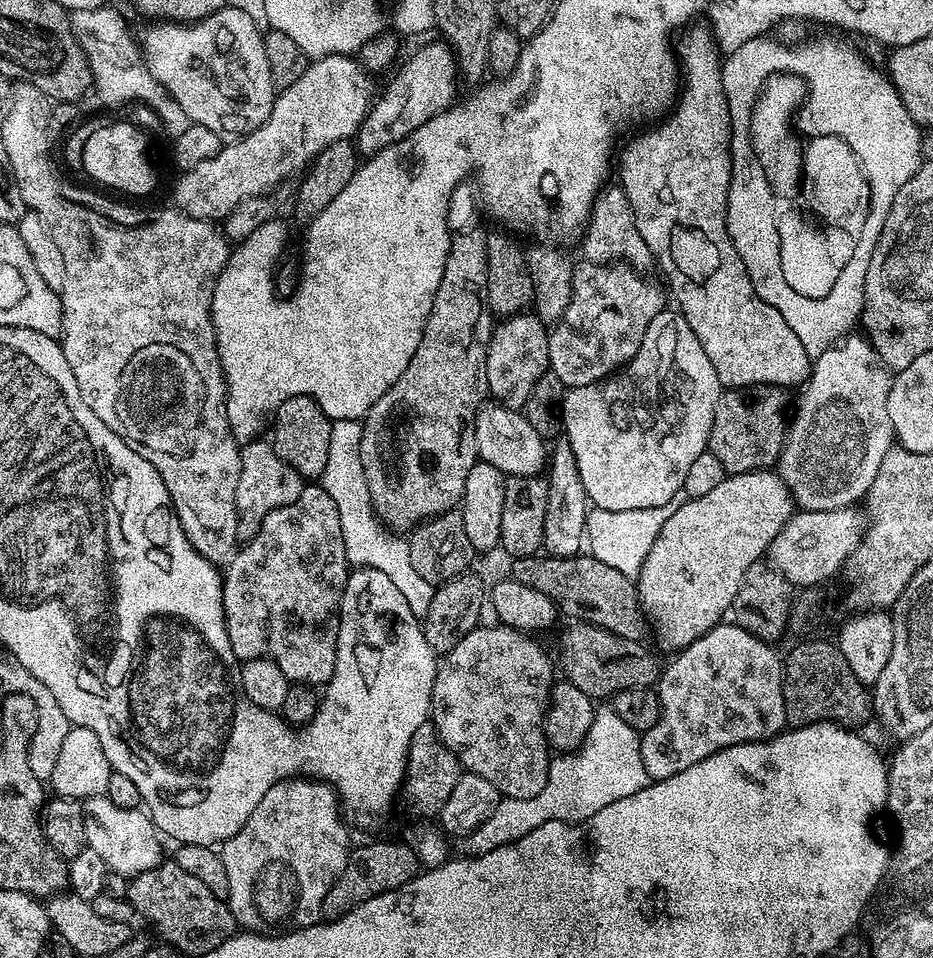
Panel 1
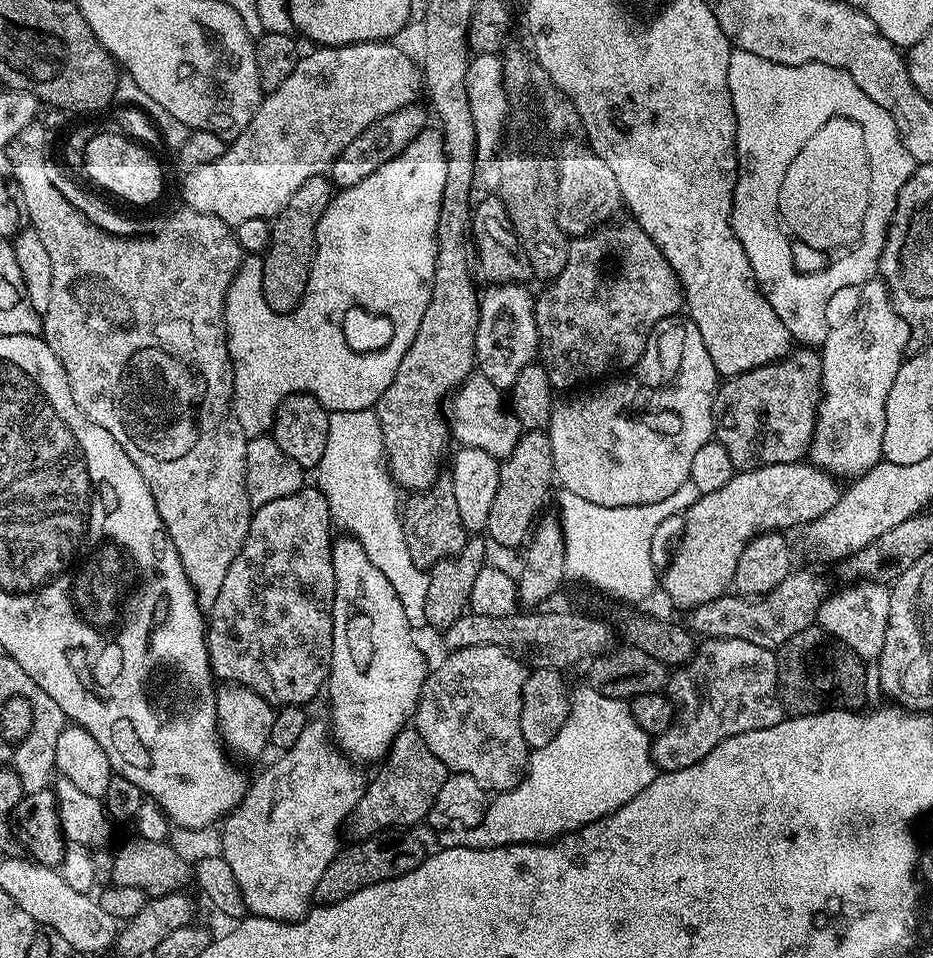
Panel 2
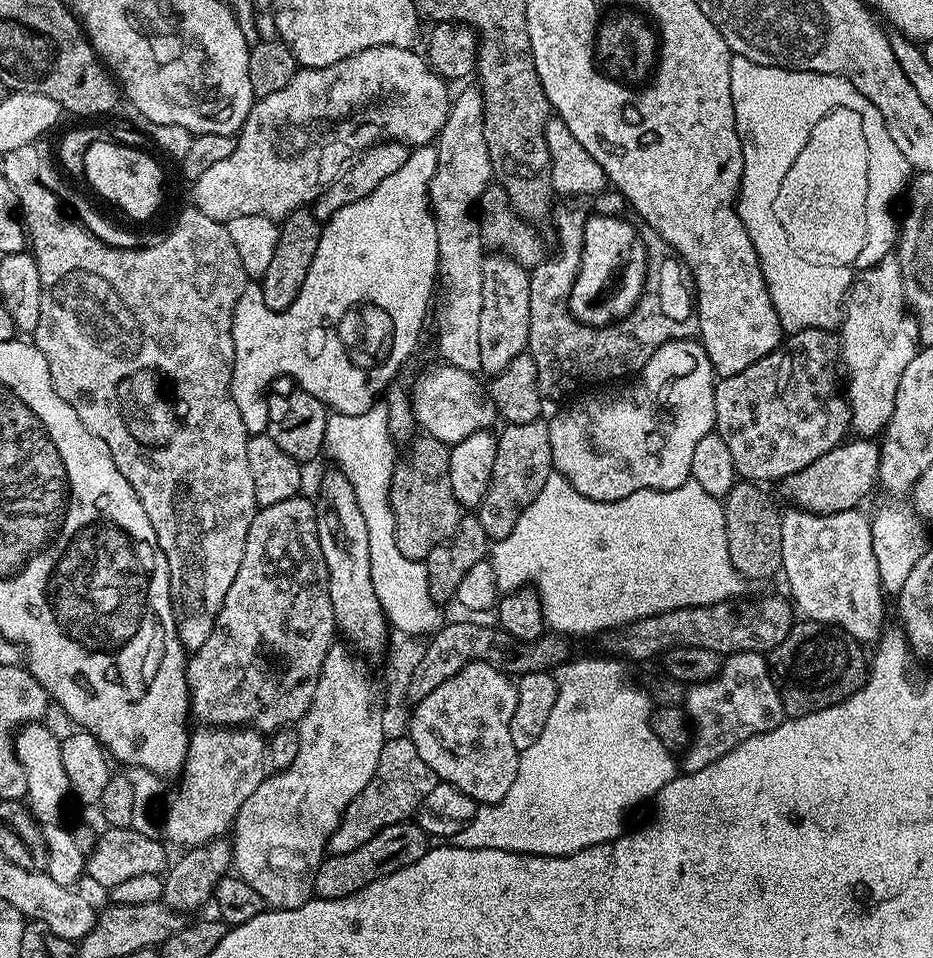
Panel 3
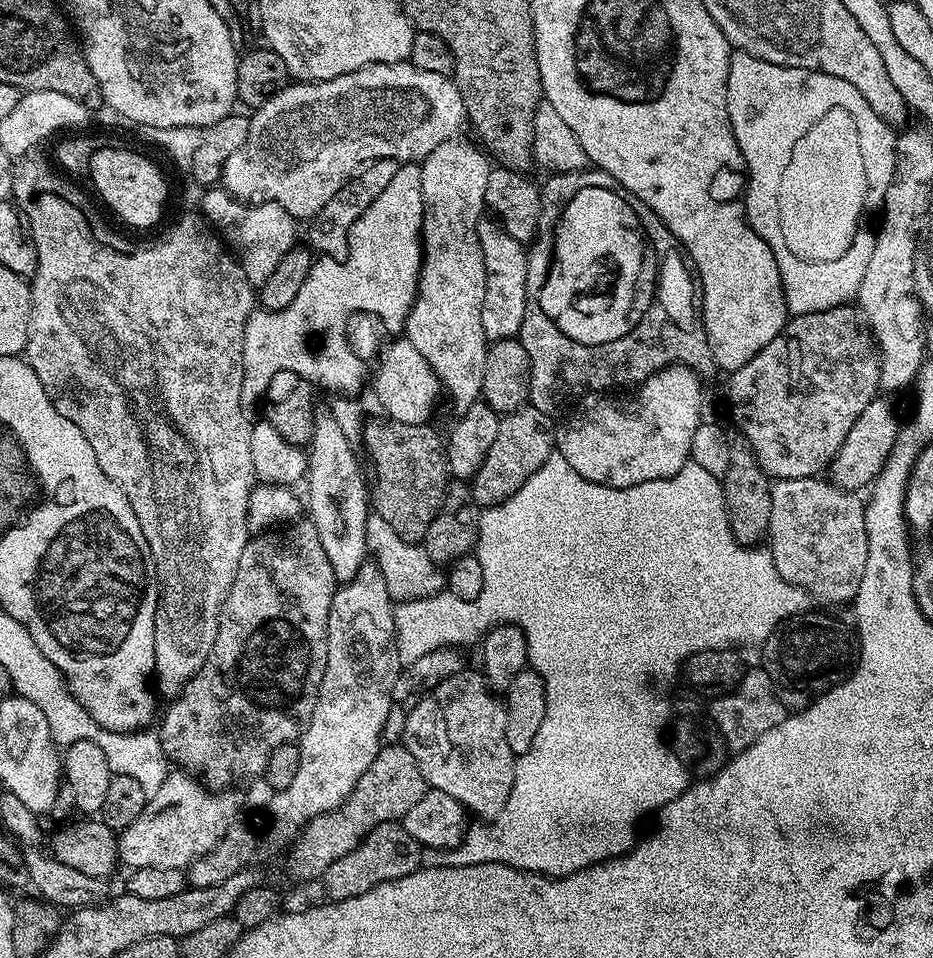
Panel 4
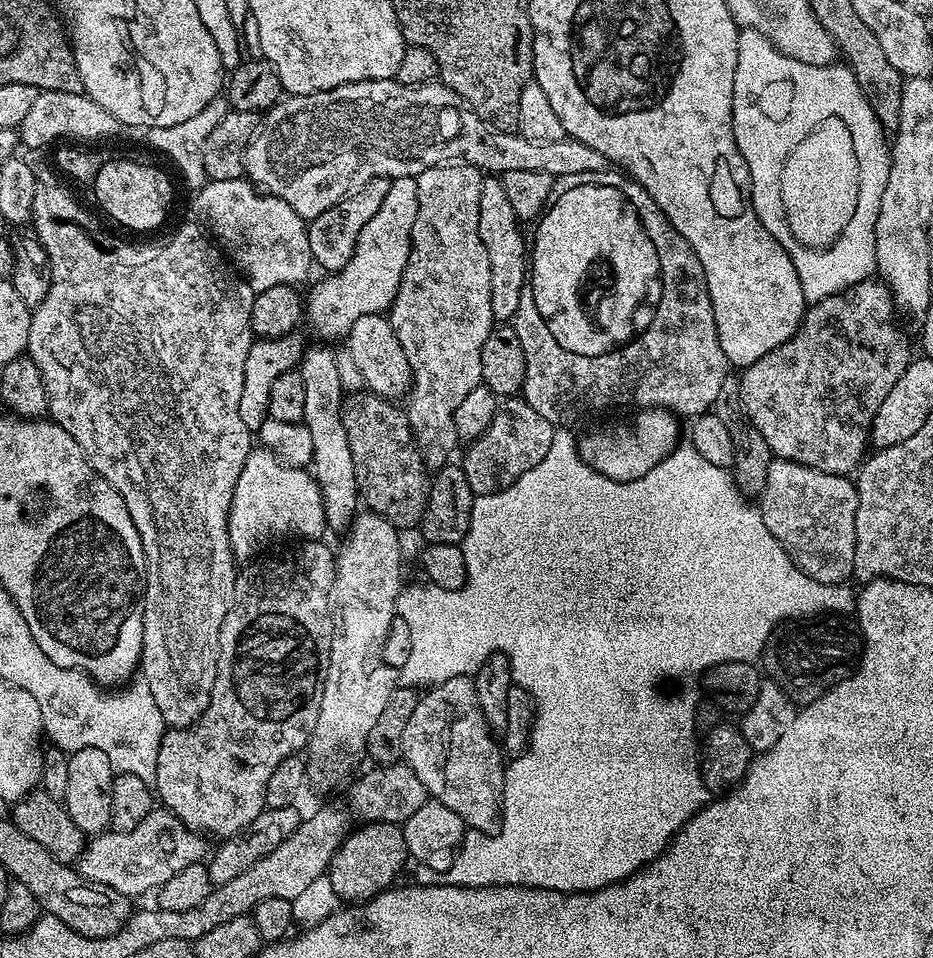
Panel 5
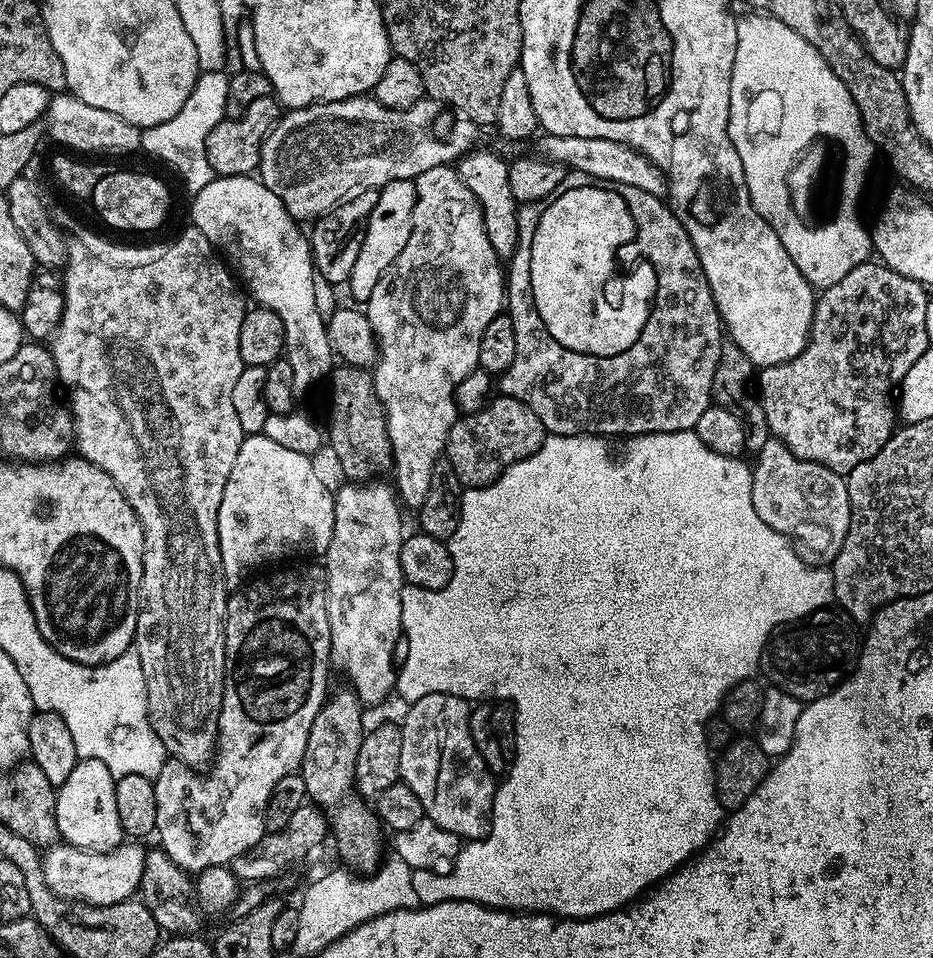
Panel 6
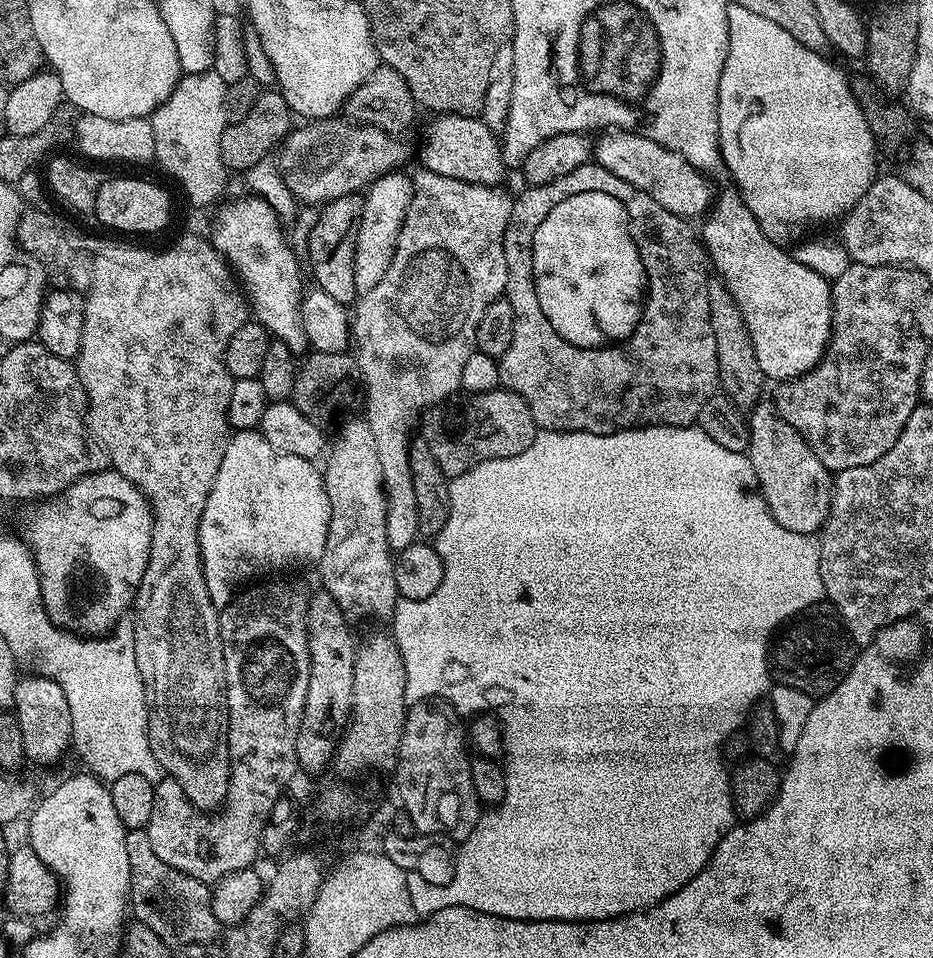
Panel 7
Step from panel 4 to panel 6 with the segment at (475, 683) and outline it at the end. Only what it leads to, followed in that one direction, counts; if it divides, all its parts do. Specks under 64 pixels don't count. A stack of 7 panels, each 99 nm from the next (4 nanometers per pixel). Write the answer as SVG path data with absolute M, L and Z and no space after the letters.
M431 692L407 705L408 713L400 724L402 734L402 758L400 759L400 780L418 798L425 817L433 820L442 830L450 830L465 841L480 840L492 827L492 803L498 787L497 777L482 762L470 738L469 701L454 694Z

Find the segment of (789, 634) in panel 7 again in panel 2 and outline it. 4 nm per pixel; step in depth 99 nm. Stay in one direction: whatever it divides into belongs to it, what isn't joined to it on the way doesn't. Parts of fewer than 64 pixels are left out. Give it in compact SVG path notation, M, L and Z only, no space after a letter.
M813 626L802 630L802 634L794 634L794 638L775 649L775 653L780 703L792 716L809 716L833 708L863 709L864 699L868 696L865 661L823 628Z

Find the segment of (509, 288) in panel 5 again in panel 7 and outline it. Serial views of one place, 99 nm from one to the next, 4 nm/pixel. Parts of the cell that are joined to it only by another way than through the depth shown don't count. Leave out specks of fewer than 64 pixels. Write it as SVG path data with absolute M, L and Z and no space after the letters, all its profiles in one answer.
M440 114L433 120L436 121L424 132L424 149L420 152L425 165L430 166L432 171L438 174L458 178L462 182L489 186L500 186L505 183L503 180L506 161L501 141L497 133L485 126L483 119Z

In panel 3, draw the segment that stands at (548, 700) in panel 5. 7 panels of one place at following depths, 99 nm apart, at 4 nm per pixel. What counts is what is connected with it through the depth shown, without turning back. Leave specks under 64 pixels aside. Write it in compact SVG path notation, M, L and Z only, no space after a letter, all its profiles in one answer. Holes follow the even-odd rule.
M554 474L546 482L546 486L542 486L538 498L534 498L534 502L530 502L530 506L526 506L526 510L522 510L514 530L510 530L510 534L506 534L506 538L497 540L491 545L490 563L494 570L496 587L501 593L524 590L531 586L540 595L545 625L561 637L592 636L595 632L603 634L609 630L622 628L625 624L634 624L643 616L657 616L675 608L723 604L733 598L743 597L745 595L744 587L746 587L744 577L738 574L738 570L734 570L734 566L730 562L730 550L724 529L723 503L717 497L706 494L706 490L702 490L702 486L698 486L698 482L694 482L691 478L674 490L651 488L650 490L638 490L626 498L617 500L595 500L578 494L578 490L574 490L574 486L570 486L566 477ZM580 656L577 660L565 659L555 669L554 677L557 684L557 700L550 710L550 716L546 718L542 732L534 738L526 749L520 752L518 762L518 778L514 778L514 786L506 790L506 798L502 798L496 804L479 805L470 824L467 824L454 837L457 848L469 848L470 850L506 850L507 852L521 852L527 856L569 856L578 850L586 850L590 846L605 844L616 840L625 831L624 819L635 810L639 804L647 805L662 790L662 786L669 784L678 774L678 760L673 753L662 742L658 742L658 734L652 729L652 714L654 711L654 700L647 692L640 688L631 688L624 681L625 661L620 658L609 658L604 656Z

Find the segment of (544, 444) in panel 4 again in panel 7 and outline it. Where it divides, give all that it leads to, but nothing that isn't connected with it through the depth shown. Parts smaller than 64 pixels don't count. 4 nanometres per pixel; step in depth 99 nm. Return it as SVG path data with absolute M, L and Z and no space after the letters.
M501 386L486 394L468 394L463 398L465 400L441 402L422 416L422 438L445 476L466 474L466 470L494 458L517 456L534 442L538 429L530 414L530 406L526 406L518 394Z

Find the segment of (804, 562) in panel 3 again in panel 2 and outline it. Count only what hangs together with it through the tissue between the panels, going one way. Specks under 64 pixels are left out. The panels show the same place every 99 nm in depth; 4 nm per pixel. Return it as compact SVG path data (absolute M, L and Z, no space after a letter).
M856 582L853 588L844 588L825 599L818 610L816 624L829 632L835 640L841 640L855 656L865 662L879 661L882 646L886 642L886 626L890 618L890 591L875 582Z

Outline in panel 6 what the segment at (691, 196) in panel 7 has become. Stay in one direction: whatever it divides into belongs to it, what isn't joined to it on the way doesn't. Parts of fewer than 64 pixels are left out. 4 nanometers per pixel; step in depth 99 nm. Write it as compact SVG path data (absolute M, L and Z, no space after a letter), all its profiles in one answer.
M548 133L541 137L538 149L536 149L541 157L563 164L571 171L590 174L606 182L622 182L626 186L638 186L638 190L646 190L646 194L654 194L661 198L667 197L668 178L664 170L654 162L650 162L650 158L646 158L641 152L622 142L610 142L610 138L583 138Z

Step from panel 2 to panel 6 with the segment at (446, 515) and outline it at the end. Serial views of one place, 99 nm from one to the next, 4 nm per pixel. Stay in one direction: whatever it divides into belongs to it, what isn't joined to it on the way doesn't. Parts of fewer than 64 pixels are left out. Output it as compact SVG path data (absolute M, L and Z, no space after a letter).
M341 363L333 367L326 388L332 391L328 400L328 428L326 424L326 444L332 447L340 468L347 479L352 482L368 482L373 479L375 472L387 473L392 467L392 447L388 441L384 408L380 405L378 394L374 390L374 382L369 369L356 368L353 364Z

